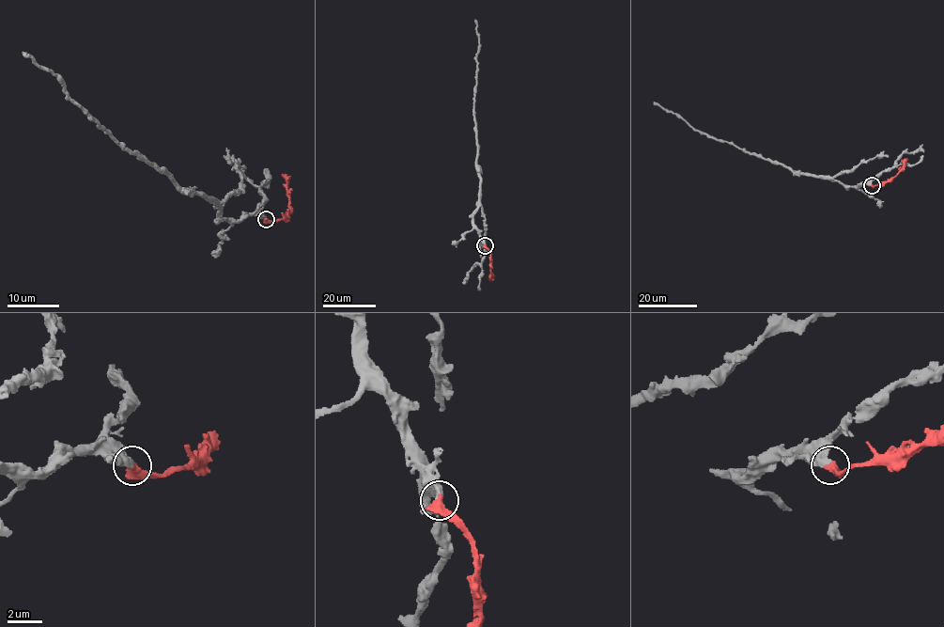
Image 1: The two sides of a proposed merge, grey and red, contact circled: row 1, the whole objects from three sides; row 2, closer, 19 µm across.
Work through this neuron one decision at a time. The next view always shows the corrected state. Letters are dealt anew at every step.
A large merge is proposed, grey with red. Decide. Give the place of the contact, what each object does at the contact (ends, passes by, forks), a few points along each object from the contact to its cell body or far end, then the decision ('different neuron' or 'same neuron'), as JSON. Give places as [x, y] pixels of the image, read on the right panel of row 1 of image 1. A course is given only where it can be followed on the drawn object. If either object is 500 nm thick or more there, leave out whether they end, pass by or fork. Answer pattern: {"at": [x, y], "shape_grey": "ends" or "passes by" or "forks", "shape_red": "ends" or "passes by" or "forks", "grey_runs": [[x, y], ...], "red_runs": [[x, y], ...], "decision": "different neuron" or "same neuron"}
{"at": [872, 185], "grey_runs": [[871, 185], [843, 185], [836, 180], [796, 174], [779, 164], [694, 131], [687, 122], [653, 102]], "red_runs": [[871, 185], [889, 181], [905, 159]], "decision": "same neuron"}

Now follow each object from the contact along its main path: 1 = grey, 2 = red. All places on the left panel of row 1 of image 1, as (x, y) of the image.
1: (266, 218), (221, 217), (216, 204), (188, 192), (165, 173), (122, 148), (78, 107), (58, 77), (23, 53)
2: (266, 218), (273, 221), (286, 219), (292, 209), (288, 203), (286, 180), (282, 175)

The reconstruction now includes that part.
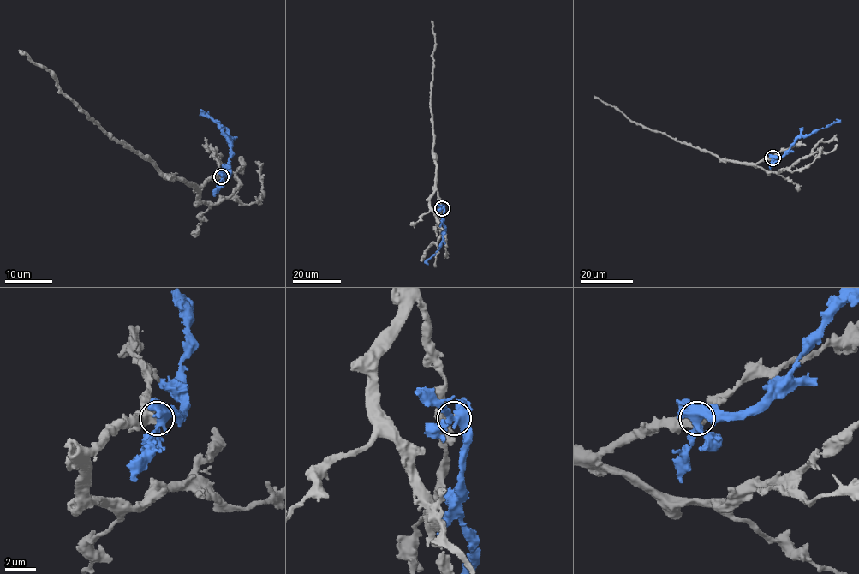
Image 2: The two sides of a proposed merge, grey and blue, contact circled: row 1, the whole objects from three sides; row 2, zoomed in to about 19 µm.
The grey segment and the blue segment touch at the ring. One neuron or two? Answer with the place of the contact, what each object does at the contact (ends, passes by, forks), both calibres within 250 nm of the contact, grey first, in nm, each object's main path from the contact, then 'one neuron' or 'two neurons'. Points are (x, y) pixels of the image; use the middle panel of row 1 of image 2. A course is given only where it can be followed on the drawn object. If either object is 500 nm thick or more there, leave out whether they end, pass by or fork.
place (442, 208); calibres 500 and 460 nm; course grey (442, 207), (436, 187), (430, 105), (435, 43), (432, 20); course blue (442, 207), (445, 228), (443, 240), (427, 260), (428, 265); two neurons

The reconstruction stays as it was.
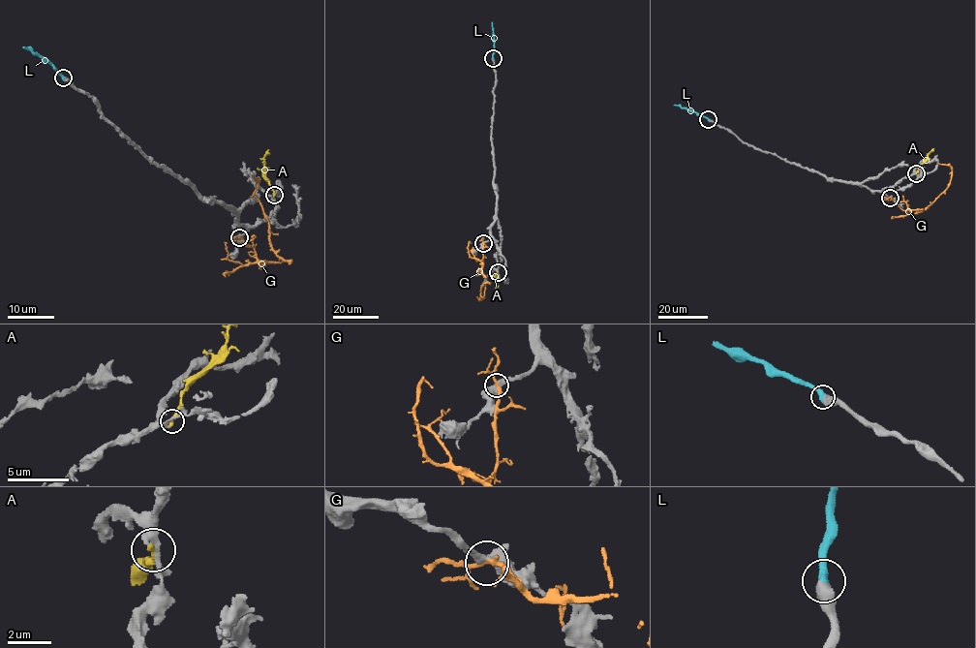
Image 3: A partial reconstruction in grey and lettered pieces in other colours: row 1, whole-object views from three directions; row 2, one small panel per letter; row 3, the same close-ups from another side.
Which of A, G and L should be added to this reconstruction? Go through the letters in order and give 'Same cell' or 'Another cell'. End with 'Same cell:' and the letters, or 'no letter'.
A: Another cell
G: Another cell
L: Same cell
Same cell: L

